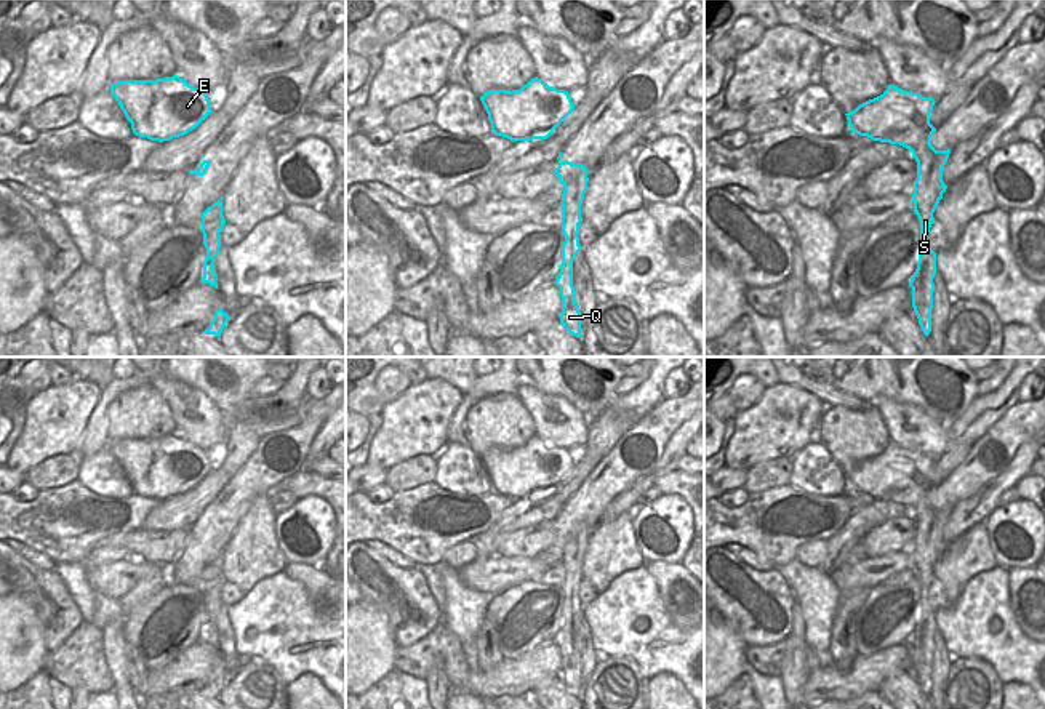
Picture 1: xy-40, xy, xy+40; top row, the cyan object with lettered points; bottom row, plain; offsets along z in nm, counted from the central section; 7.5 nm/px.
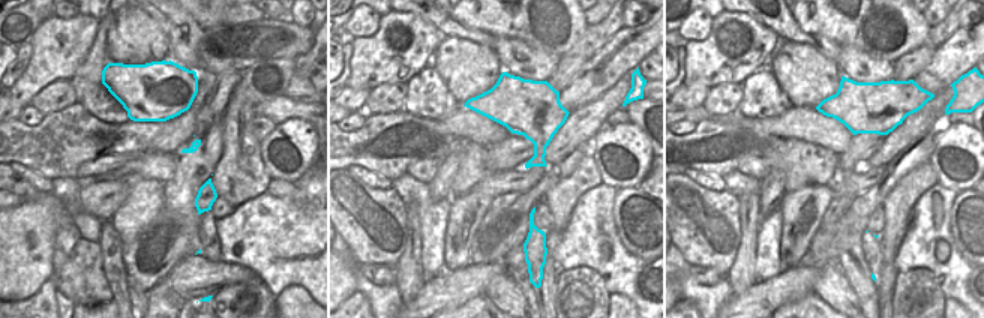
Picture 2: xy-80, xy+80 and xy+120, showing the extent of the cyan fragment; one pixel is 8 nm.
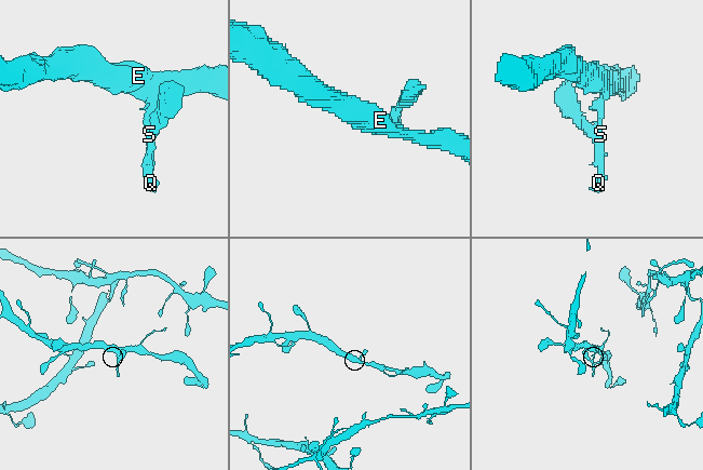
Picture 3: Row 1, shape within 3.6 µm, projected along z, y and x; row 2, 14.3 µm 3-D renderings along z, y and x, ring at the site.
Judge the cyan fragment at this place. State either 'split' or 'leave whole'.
leave whole

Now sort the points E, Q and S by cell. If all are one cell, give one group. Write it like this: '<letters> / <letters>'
E Q S

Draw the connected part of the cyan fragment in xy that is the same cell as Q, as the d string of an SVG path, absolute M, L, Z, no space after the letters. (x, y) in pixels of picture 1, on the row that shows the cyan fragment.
M562 160L554 171L559 176L559 182L565 187L560 205L565 242L562 245L560 274L554 283L560 288L562 298L560 323L570 334L579 338L583 328L579 306L575 299L573 261L583 250L578 234L579 224L583 222L581 203L587 190L589 178L587 168L583 163L571 163L568 160Z

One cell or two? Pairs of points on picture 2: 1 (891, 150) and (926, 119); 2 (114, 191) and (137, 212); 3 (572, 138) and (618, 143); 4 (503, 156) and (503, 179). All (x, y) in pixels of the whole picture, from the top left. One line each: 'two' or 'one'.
1: one
2: two
3: two
4: two

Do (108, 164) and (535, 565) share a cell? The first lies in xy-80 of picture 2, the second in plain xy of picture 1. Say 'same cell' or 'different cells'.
different cells

